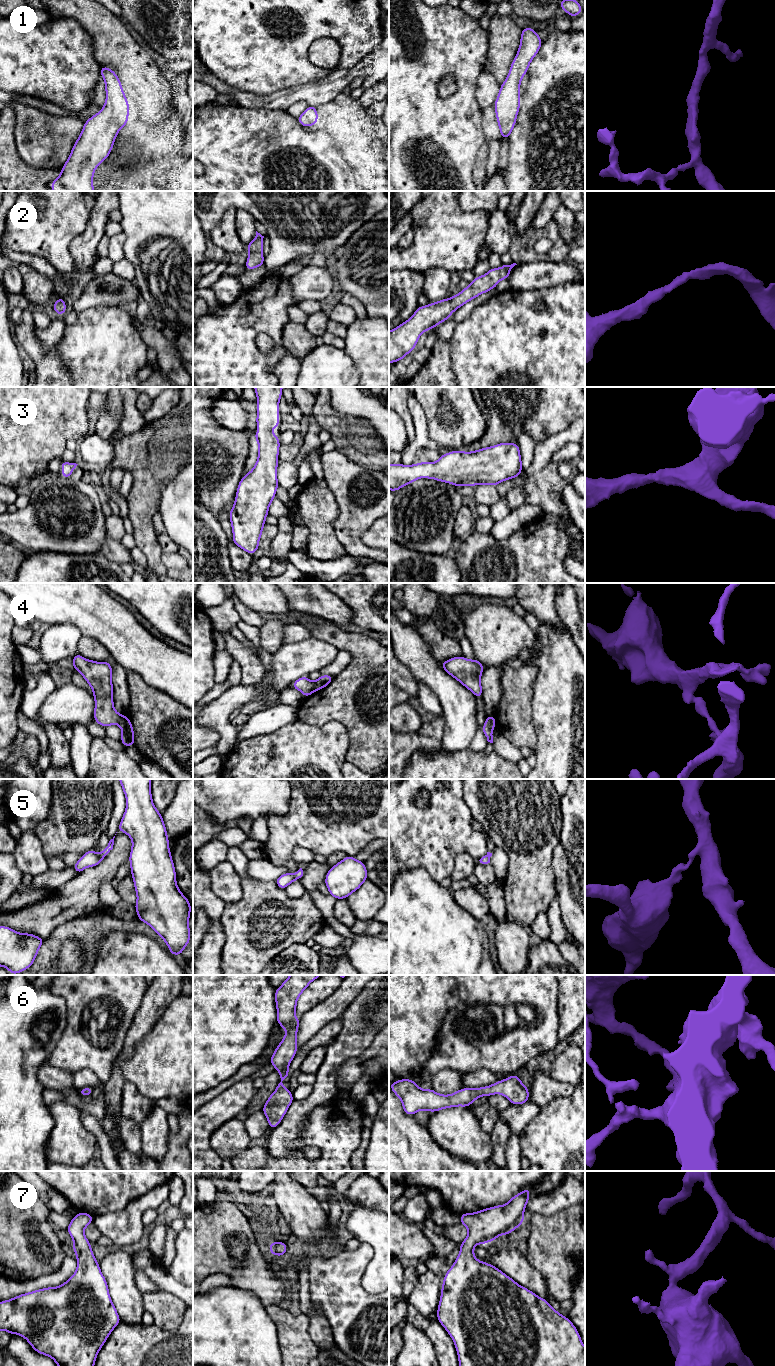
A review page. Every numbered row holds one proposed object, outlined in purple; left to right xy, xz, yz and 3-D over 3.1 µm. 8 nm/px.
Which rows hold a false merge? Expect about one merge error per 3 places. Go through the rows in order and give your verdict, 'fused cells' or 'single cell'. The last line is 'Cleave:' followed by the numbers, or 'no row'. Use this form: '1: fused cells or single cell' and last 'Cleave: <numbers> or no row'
1: single cell
2: single cell
3: single cell
4: fused cells
5: fused cells
6: single cell
7: single cell
Cleave: 4, 5

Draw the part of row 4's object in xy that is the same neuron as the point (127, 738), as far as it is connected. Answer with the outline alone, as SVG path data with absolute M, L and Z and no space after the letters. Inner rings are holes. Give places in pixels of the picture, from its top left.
M124 714L118 724L121 727L121 743L124 747L135 746L134 730L129 718Z

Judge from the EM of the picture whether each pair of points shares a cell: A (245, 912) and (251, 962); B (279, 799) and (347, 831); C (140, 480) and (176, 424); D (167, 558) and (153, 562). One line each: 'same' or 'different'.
A: same
B: different
C: same
D: different

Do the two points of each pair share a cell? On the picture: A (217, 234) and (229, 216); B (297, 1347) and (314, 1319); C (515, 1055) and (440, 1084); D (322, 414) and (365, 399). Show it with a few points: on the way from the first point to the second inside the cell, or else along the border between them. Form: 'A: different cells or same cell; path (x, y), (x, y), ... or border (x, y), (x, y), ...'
A: same cell; path (221, 230), (229, 220)
B: different cells; border (307, 1316), (308, 1333), (319, 1349)
C: different cells; border (440, 1069), (455, 1069), (463, 1074)
D: different cells; border (330, 397), (330, 405), (334, 409), (357, 418)

